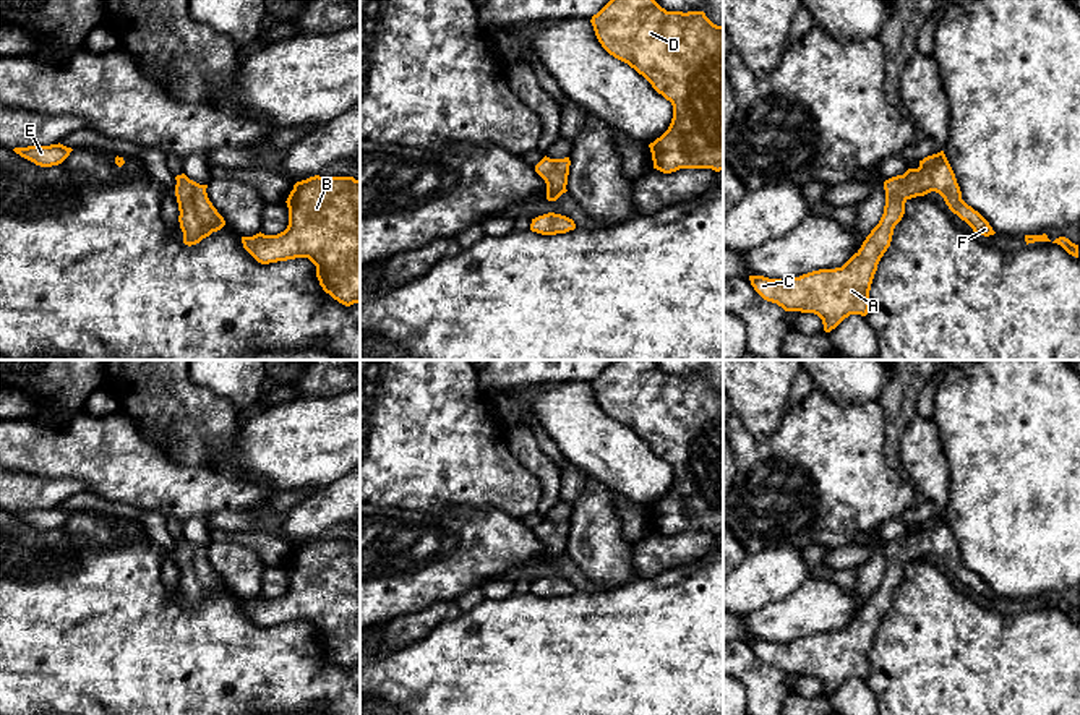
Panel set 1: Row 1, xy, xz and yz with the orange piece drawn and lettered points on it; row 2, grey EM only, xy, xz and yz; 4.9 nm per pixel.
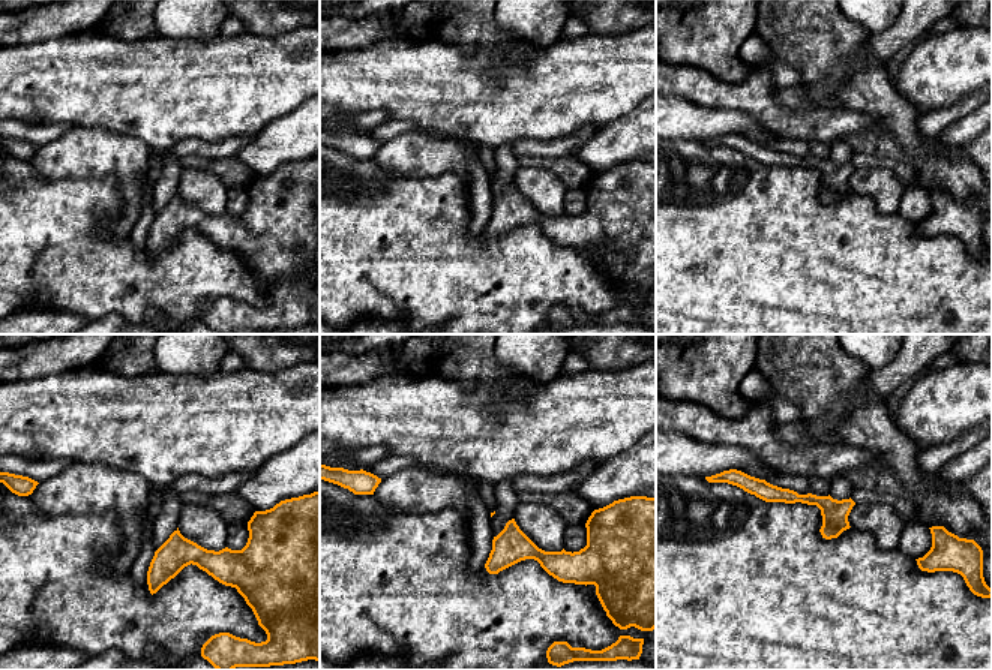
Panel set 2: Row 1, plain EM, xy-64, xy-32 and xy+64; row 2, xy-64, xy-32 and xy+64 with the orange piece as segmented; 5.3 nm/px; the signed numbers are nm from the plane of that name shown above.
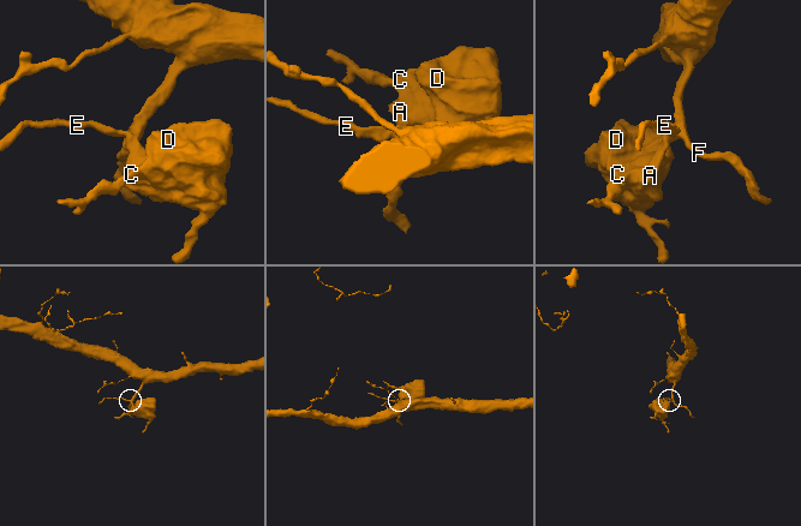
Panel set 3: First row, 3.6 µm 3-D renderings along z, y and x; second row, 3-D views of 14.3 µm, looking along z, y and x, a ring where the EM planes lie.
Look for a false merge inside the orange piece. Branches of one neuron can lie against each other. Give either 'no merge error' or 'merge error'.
no merge error

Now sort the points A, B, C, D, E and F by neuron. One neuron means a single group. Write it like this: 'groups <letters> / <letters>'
groups A B C D E F

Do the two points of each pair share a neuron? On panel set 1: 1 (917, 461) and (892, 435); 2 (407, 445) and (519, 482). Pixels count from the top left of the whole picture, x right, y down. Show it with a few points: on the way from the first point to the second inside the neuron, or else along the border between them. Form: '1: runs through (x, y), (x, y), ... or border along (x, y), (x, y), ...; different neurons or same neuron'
1: border along (915, 414), (900, 441), (900, 470); different neurons
2: runs through (435, 446), (492, 477); same neuron

